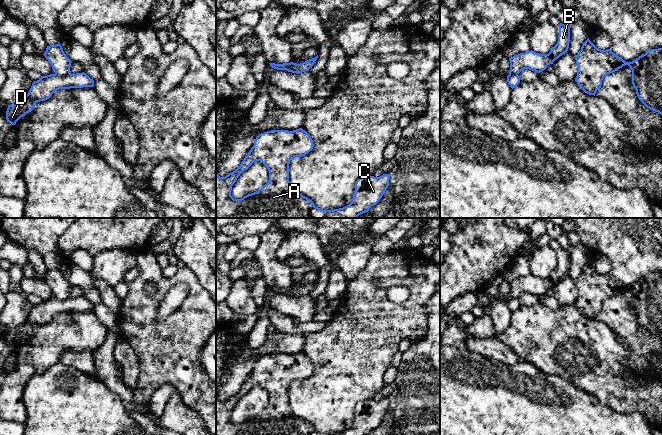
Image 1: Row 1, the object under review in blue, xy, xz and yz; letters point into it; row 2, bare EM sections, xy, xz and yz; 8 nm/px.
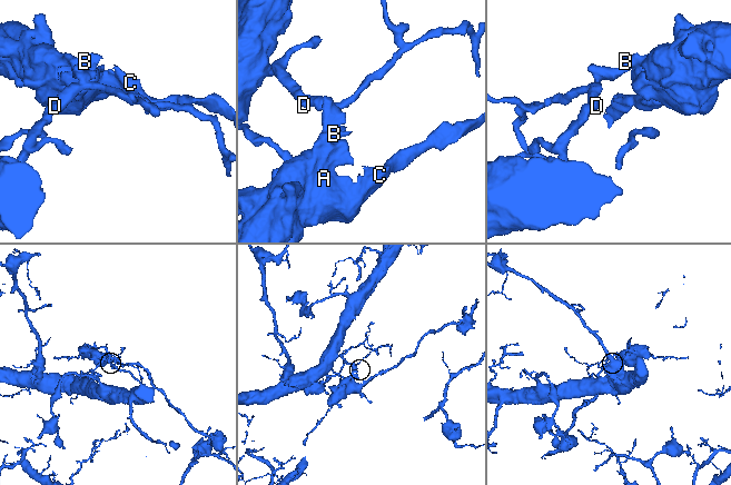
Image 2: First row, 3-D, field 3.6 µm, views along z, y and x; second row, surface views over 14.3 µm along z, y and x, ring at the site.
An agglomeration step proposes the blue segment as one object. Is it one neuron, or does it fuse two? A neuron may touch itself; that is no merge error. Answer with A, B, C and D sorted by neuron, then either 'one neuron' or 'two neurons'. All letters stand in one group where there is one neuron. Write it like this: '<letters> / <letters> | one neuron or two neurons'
A B C / D | two neurons

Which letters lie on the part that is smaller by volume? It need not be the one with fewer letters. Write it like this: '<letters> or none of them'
A, B, C

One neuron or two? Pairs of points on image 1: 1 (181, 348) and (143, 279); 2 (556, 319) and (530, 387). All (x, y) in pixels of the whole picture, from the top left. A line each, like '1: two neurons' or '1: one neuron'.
1: one neuron
2: two neurons

